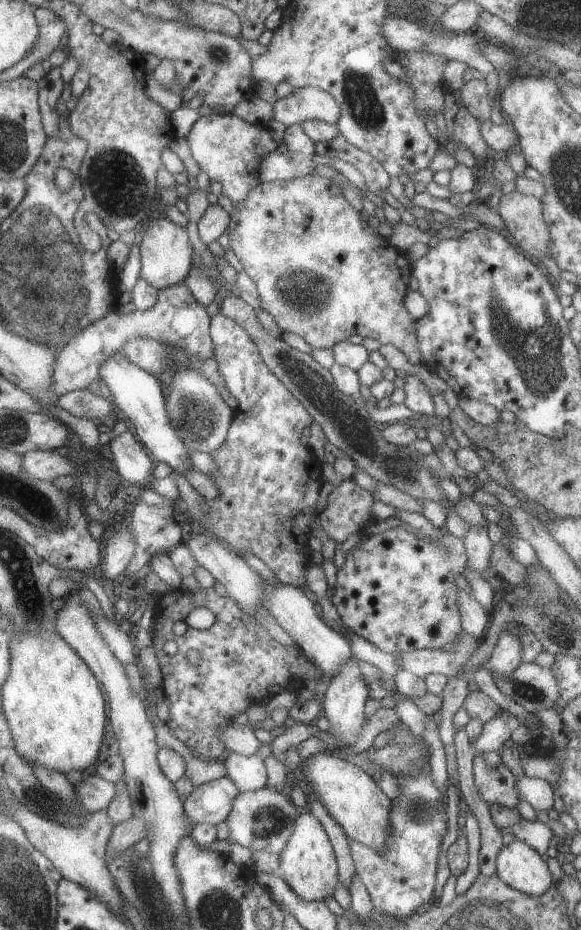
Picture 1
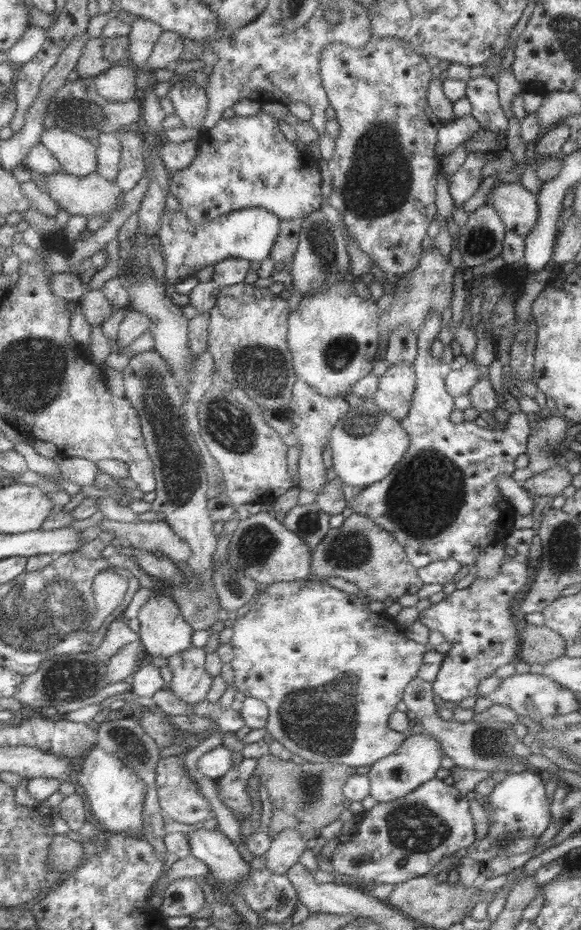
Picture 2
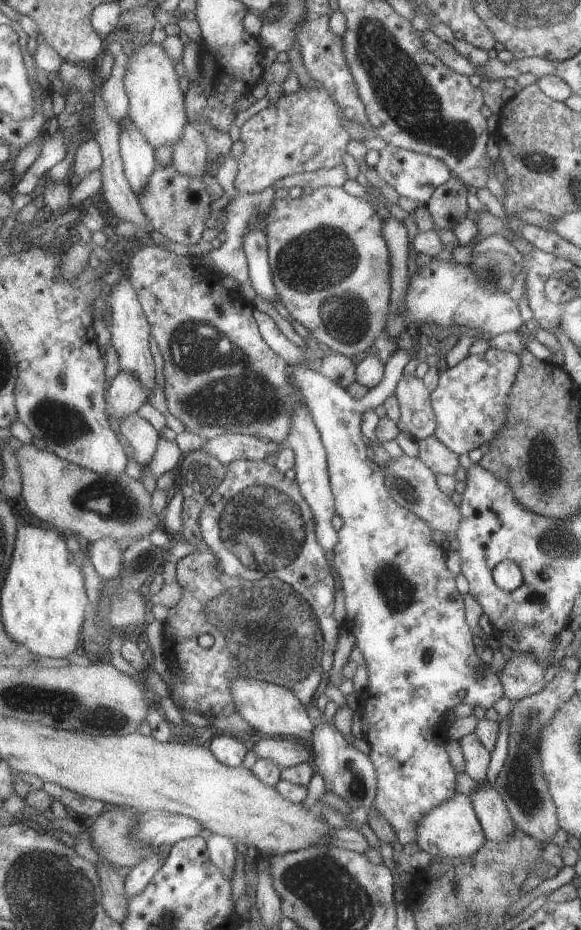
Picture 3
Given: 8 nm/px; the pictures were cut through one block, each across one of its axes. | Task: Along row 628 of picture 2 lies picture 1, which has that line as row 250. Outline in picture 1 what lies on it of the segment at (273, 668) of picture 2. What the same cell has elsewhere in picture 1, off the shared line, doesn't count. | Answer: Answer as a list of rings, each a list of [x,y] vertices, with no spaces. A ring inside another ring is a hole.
[[[304,172],[296,173],[291,180],[279,182],[263,182],[261,181],[252,191],[249,191],[246,199],[234,203],[232,210],[232,219],[228,226],[228,234],[230,236],[230,246],[239,258],[242,268],[246,274],[253,280],[259,292],[259,300],[261,307],[273,316],[274,326],[280,331],[292,332],[302,337],[312,348],[334,348],[337,343],[347,341],[353,334],[359,334],[362,338],[374,338],[381,345],[391,344],[396,347],[412,364],[425,367],[424,356],[420,349],[420,338],[418,337],[418,328],[415,326],[417,319],[407,306],[409,290],[409,282],[411,275],[414,274],[412,261],[406,255],[405,251],[393,246],[387,238],[379,234],[379,230],[367,220],[363,220],[361,212],[349,204],[349,200],[345,198],[345,190],[341,185],[334,183],[331,179],[317,175],[317,173],[305,174]]]

